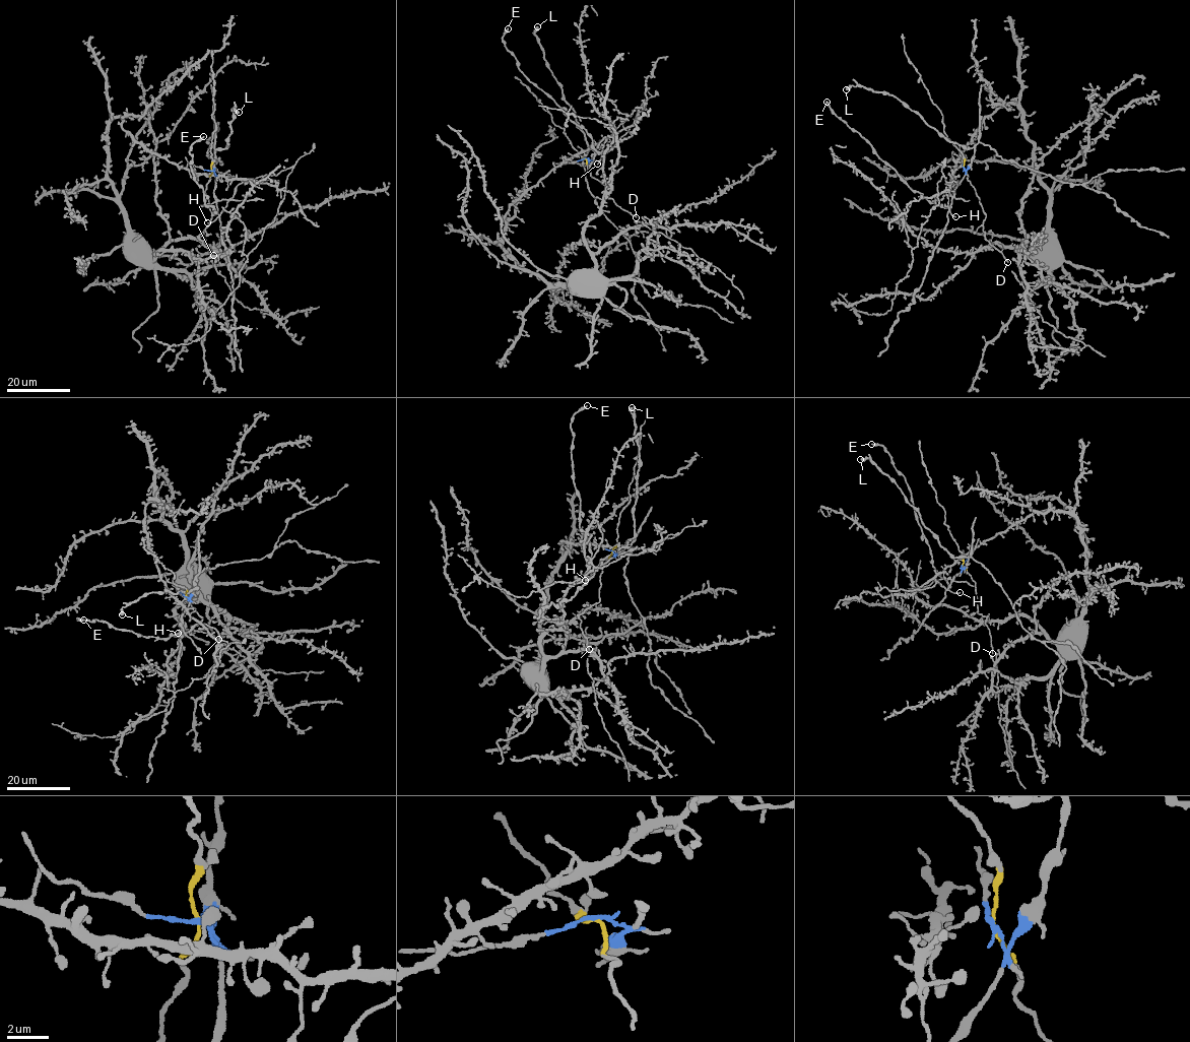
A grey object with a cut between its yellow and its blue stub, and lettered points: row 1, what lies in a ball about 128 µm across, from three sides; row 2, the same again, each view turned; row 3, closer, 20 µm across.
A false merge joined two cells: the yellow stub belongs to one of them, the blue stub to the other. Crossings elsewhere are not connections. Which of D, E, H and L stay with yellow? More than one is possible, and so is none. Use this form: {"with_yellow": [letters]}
{"with_yellow": ["D"]}

